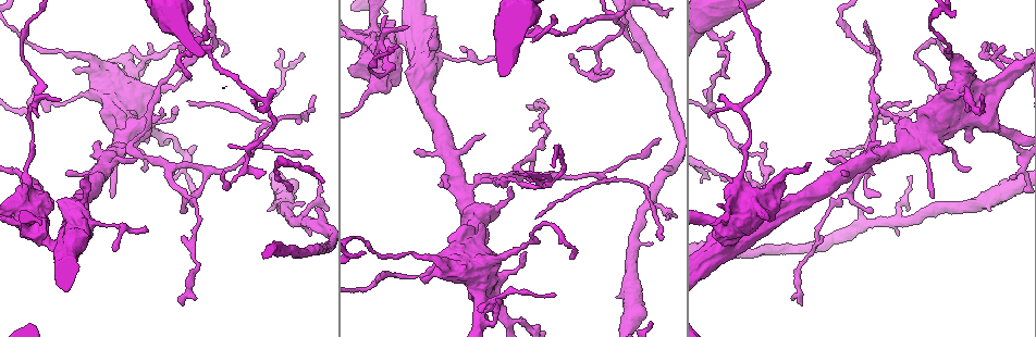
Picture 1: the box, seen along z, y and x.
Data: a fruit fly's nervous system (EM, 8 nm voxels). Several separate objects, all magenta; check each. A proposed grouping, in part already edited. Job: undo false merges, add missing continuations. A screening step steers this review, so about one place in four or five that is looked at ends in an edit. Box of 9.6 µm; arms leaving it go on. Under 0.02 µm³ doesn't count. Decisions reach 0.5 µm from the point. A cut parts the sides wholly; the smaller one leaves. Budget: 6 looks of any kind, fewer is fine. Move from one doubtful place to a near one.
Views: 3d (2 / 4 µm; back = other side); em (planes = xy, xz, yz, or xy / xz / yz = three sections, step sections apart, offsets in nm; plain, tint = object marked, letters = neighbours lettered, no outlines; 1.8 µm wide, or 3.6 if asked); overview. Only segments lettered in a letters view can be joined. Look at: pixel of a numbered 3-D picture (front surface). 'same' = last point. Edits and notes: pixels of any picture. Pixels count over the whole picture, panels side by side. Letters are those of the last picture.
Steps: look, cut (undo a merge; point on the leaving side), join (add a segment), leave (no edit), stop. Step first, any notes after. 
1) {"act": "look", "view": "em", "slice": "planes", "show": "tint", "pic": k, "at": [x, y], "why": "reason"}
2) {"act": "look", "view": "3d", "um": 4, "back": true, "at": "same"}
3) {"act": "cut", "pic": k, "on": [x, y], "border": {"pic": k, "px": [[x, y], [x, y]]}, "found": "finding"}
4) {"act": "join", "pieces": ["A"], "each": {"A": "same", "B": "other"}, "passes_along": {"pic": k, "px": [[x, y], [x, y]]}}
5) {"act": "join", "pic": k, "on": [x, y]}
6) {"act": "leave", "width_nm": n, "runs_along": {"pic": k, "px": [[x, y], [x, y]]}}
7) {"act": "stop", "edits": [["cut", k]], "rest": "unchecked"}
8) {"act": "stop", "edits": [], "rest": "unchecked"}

{"act": "look", "view": "em", "slice": "planes", "show": "letters", "pic": 1, "at": [881, 109], "why": "an open end"}

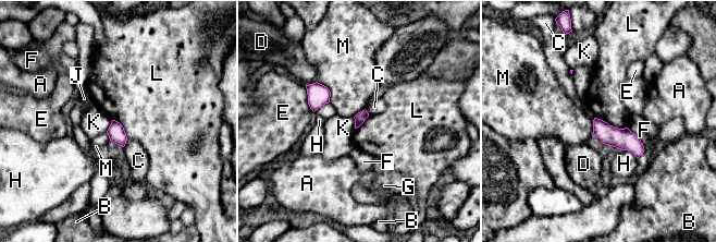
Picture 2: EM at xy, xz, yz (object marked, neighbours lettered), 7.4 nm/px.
{"act": "leave", "each": {"A": "other", "B": "other", "C": "other", "D": "other", "E": "other", "F": "other", "G": "other", "H": "other", "J": "other", "K": "other", "L": "other", "M": "other"}, "border": {"pic": 2, "px": [[595, 117], [615, 126], [627, 128]]}, "found": "none of them fits"}

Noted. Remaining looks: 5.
{"act": "look", "view": "3d", "um": 4, "pic": 1, "at": [762, 160], "why": "sharp bend"}

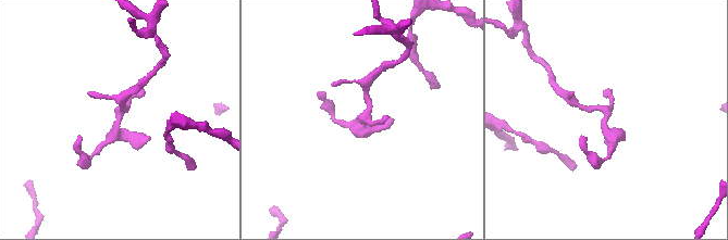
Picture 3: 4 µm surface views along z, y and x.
{"act": "look", "view": "em", "slice": "planes", "show": "tint", "pic": 3, "at": [363, 118], "why": "now the EM"}

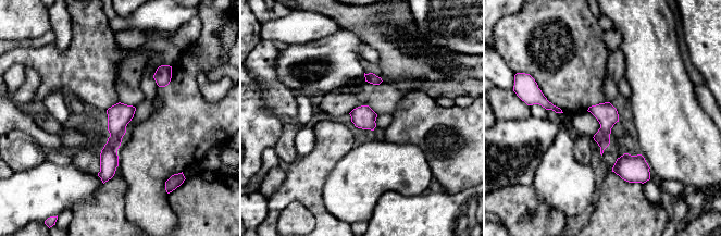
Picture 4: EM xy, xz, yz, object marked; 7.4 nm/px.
{"act": "look", "view": "em", "slice": "planes", "show": "letters", "at": "same", "why": "what lies round it"}

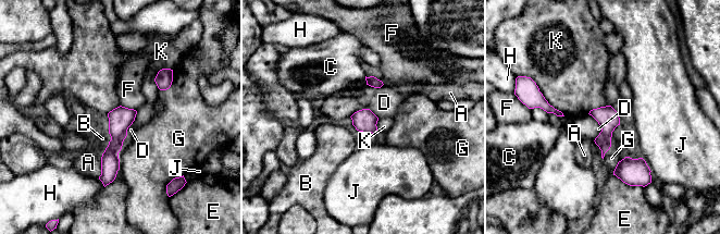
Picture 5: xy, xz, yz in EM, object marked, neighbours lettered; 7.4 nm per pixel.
{"act": "leave", "width_nm": 160, "each": {"A": "other", "B": "other", "C": "other", "D": "other", "E": "other", "F": "other", "G": "other", "H": "other", "J": "other", "K": "other"}, "border": {"pic": 5, "px": [[349, 116], [370, 109], [379, 118]]}, "found": "continuous, no second neuron"}

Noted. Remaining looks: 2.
{"act": "stop", "edits": [], "rest": "unchecked"}

